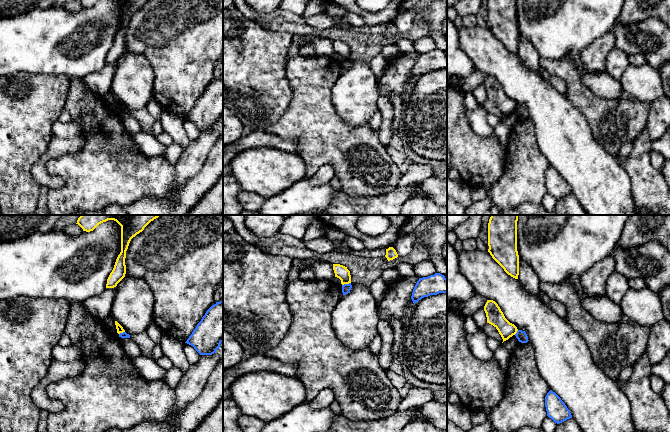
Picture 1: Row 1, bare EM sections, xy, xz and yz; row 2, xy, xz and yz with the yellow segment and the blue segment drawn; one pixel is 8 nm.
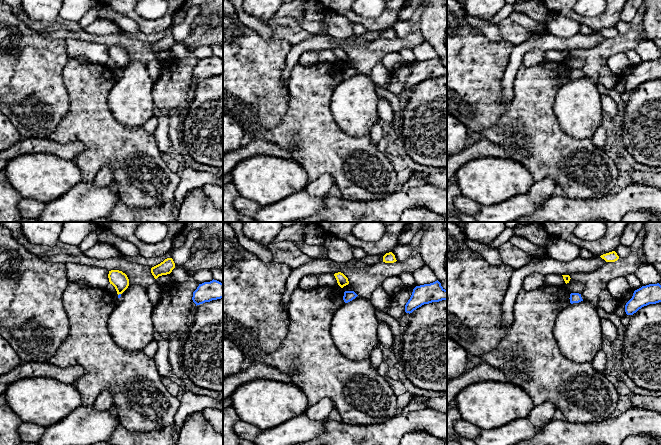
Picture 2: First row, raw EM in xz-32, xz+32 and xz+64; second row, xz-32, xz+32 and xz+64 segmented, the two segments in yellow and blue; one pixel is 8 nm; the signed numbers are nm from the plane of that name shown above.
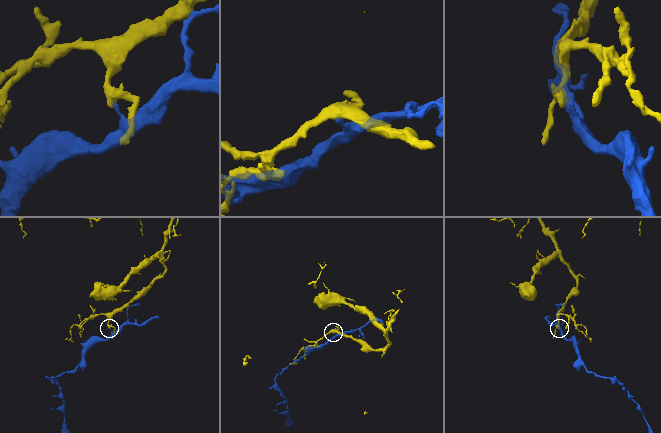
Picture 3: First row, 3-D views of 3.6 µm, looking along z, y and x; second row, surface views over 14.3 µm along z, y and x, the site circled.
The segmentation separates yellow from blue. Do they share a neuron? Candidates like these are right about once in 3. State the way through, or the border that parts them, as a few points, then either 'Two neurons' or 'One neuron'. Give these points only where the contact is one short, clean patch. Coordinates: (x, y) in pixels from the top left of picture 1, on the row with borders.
Boundary: xz (350, 282), (342, 285). Two neurons

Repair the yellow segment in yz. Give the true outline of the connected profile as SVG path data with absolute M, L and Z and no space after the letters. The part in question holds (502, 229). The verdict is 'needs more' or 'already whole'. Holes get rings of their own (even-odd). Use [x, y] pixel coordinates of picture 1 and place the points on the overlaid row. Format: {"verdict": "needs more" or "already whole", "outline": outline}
{"verdict": "already whole", "outline": "M491 215L488 223L488 252L511 277L518 279L518 215Z"}

